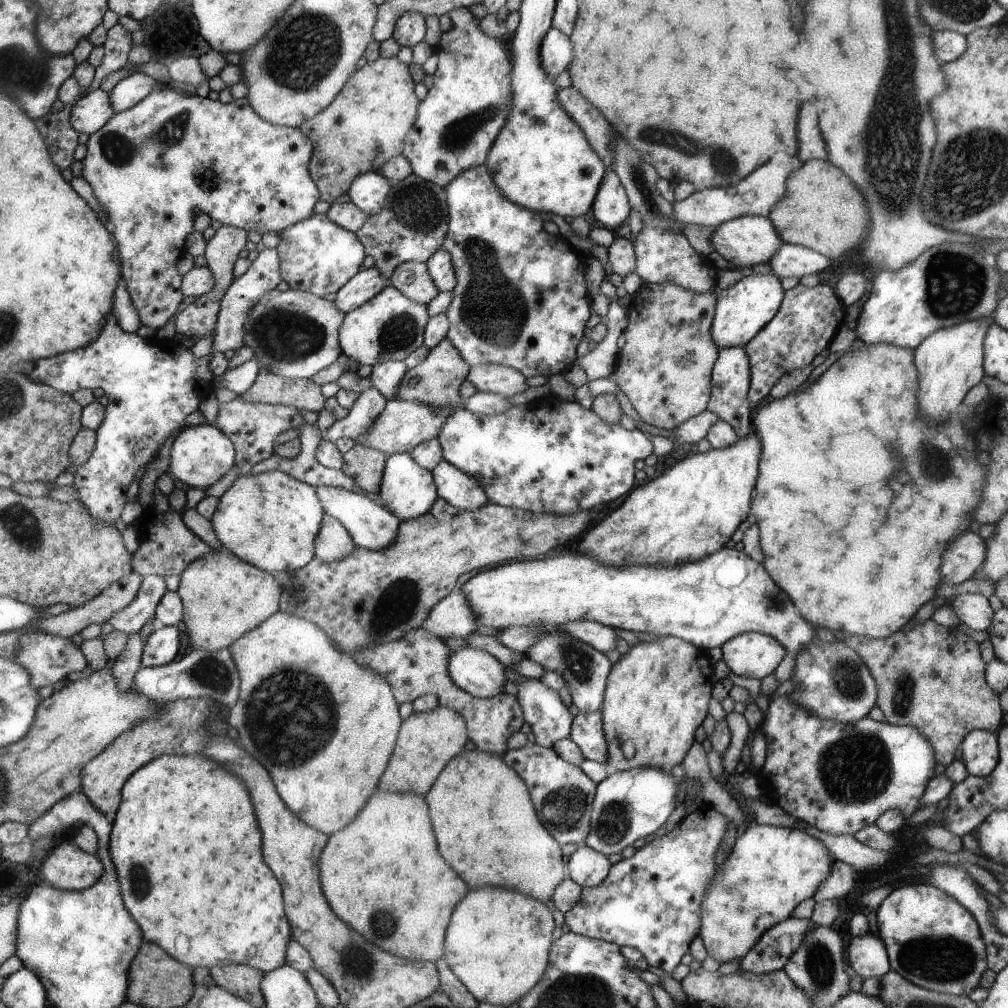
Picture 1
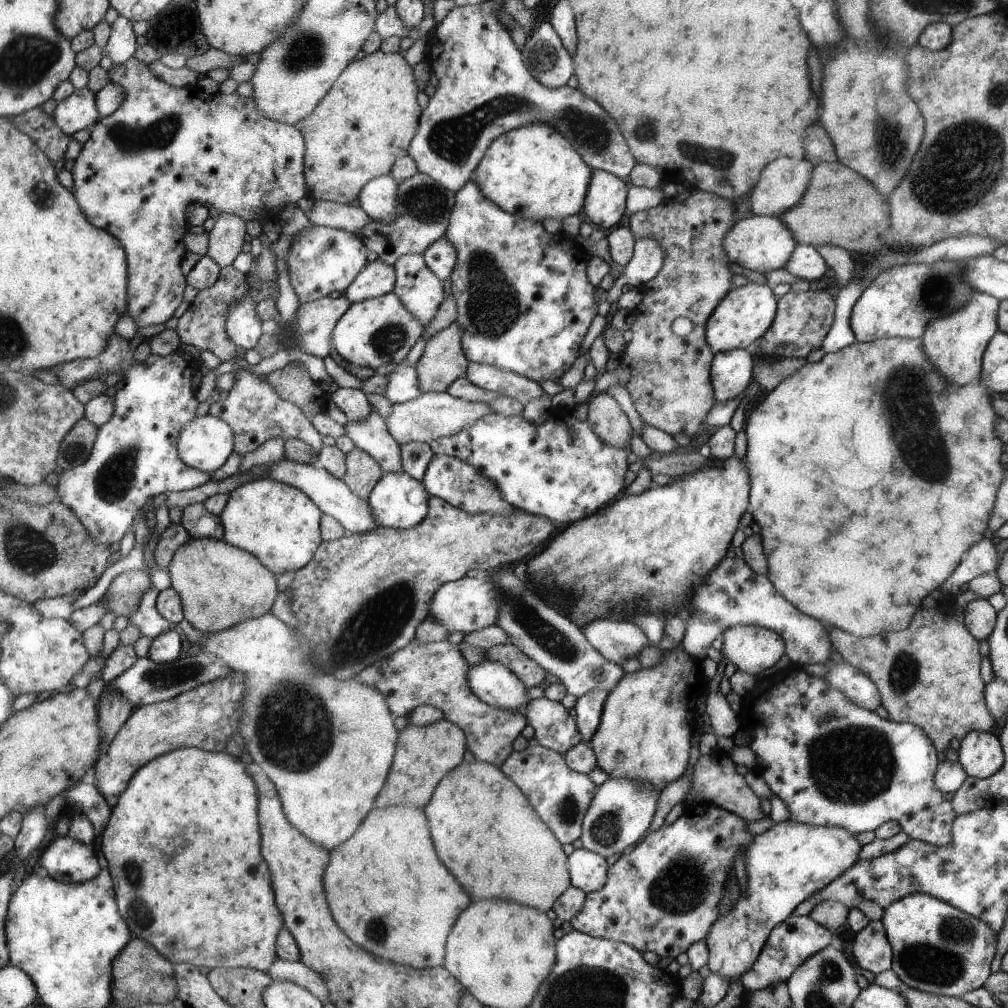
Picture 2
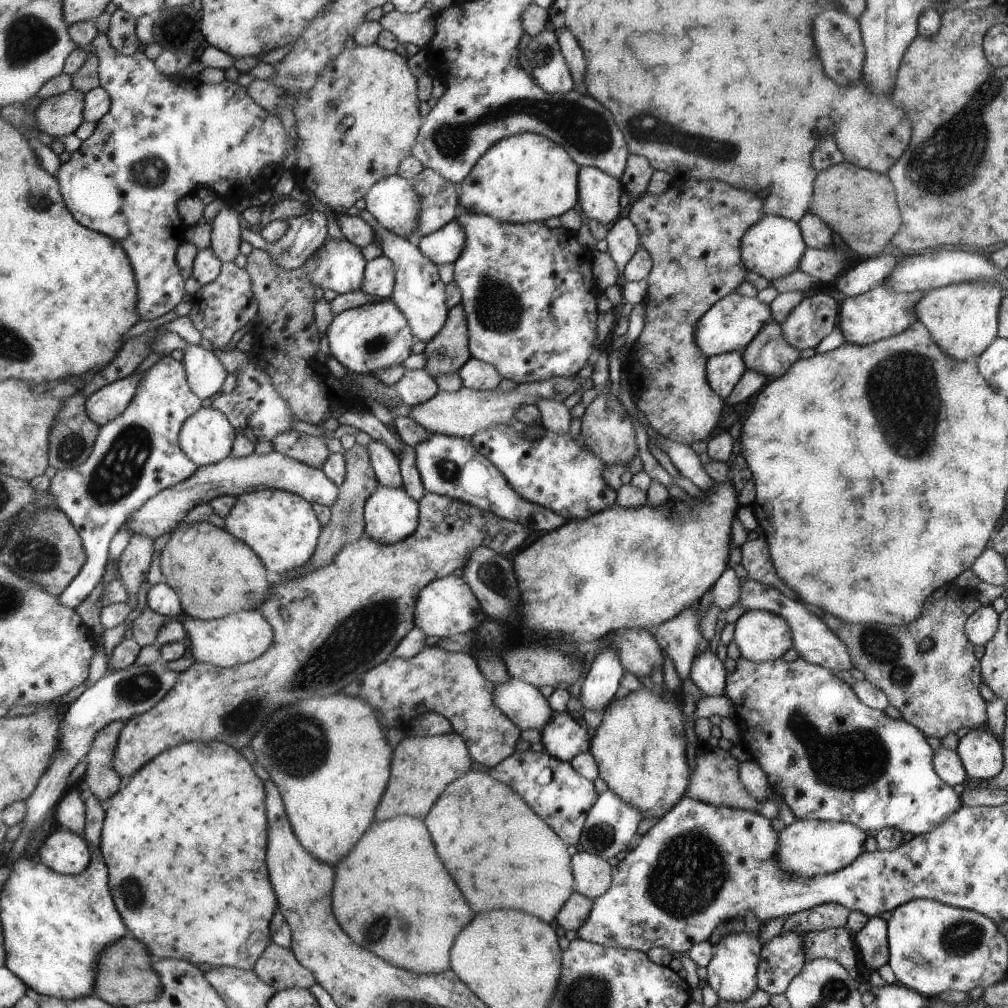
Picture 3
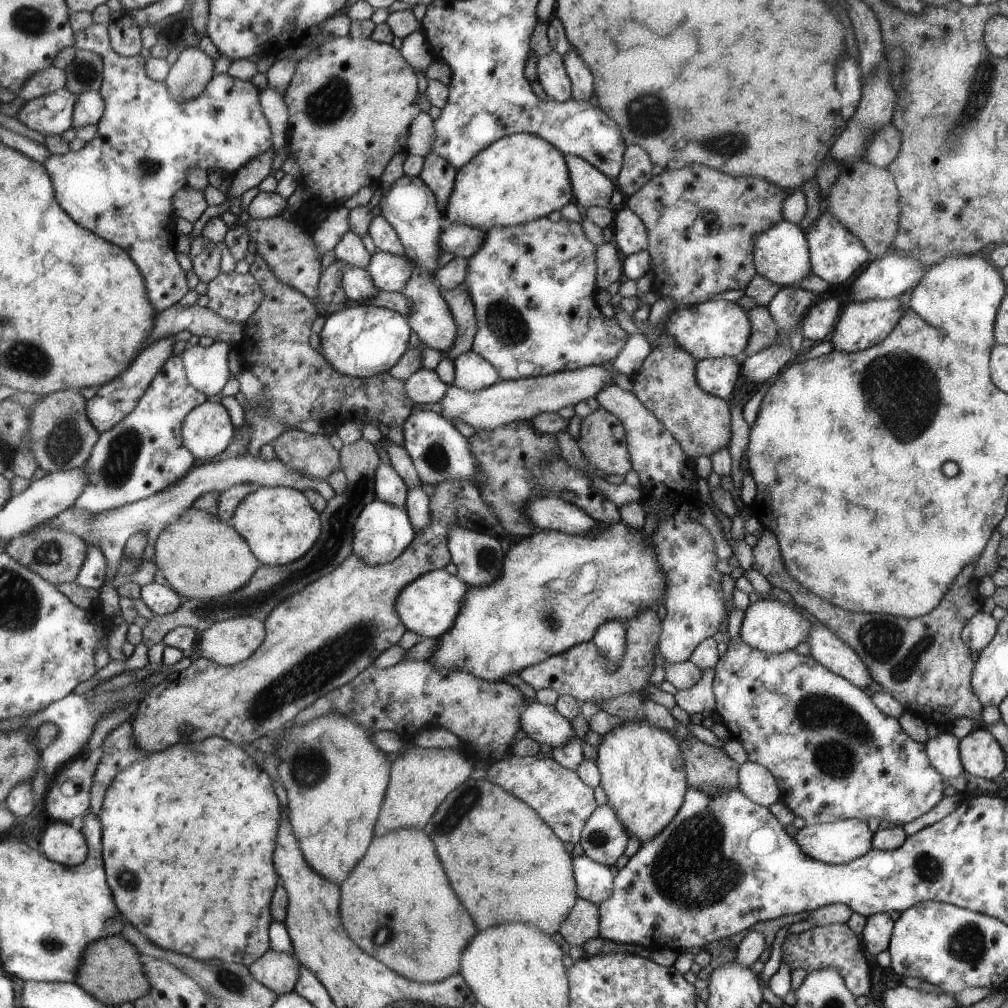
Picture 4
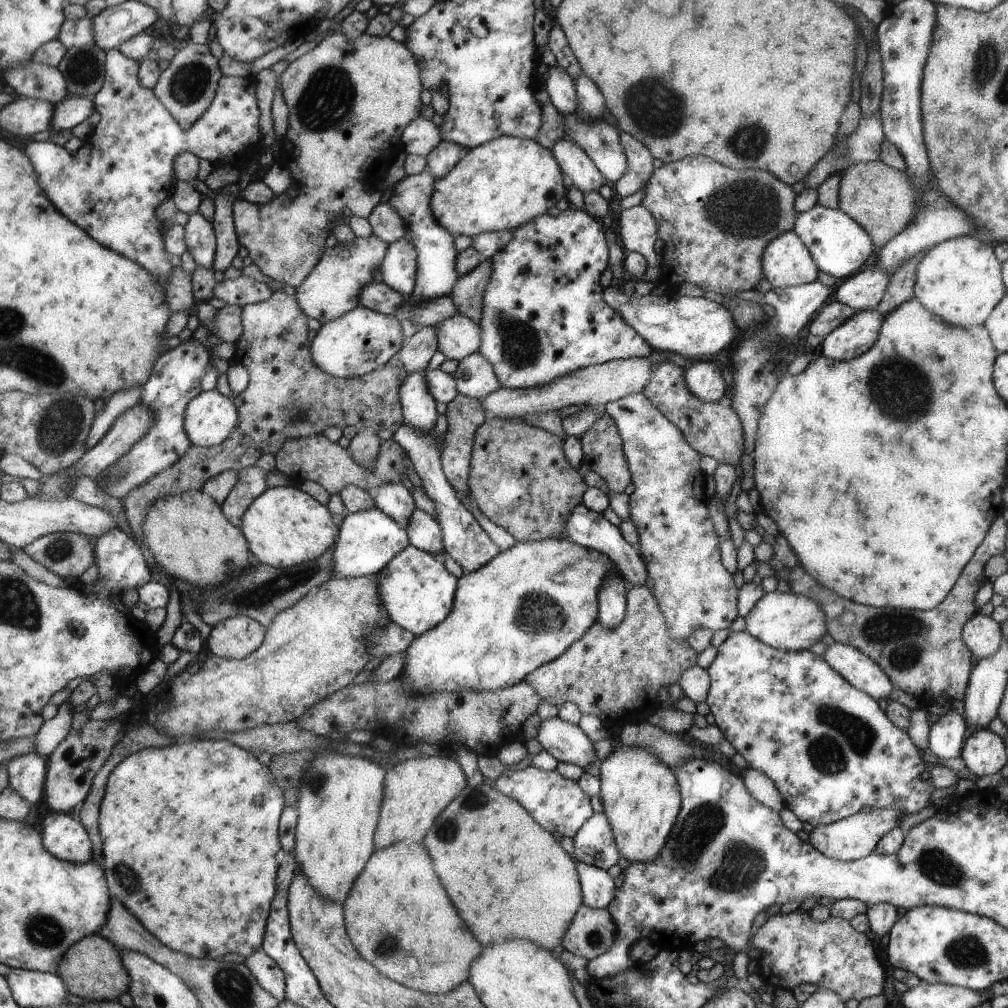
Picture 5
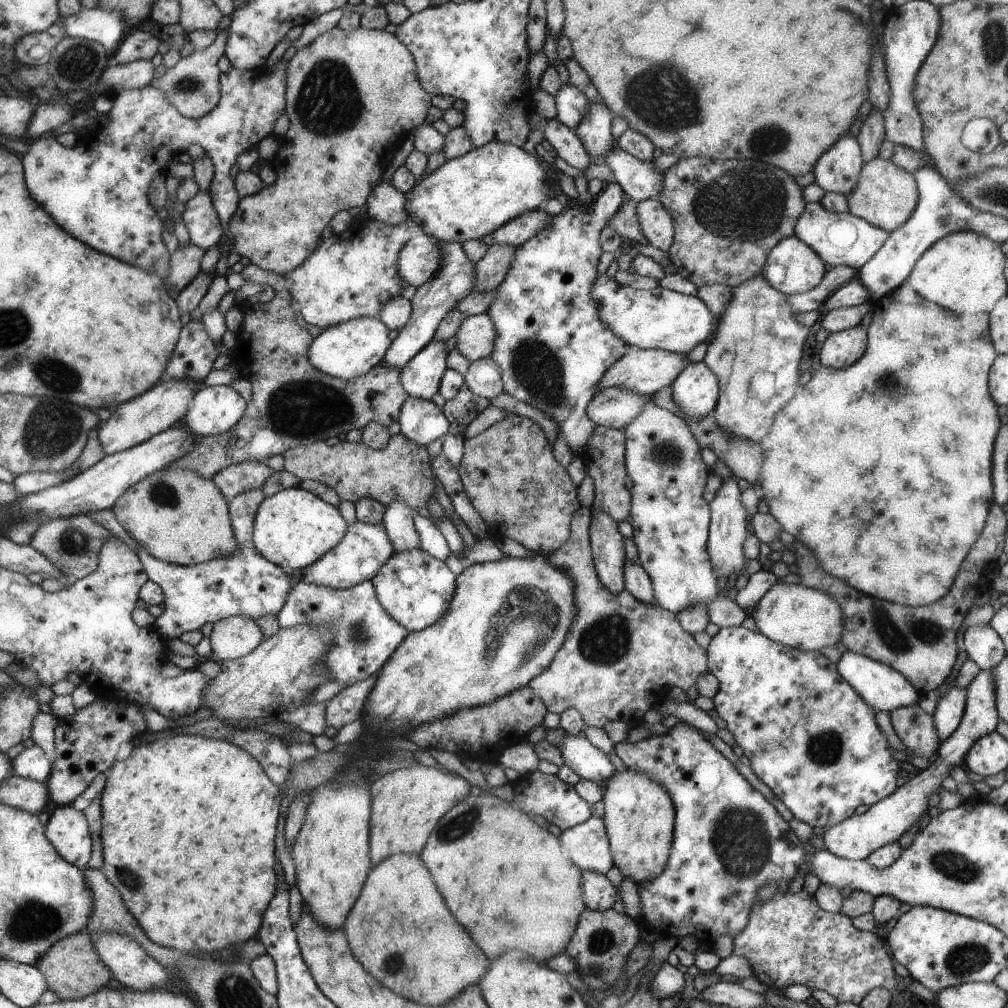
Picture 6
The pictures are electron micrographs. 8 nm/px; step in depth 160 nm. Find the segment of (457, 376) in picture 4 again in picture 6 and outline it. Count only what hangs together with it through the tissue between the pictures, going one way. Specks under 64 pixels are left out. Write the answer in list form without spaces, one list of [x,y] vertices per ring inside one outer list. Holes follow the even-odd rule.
[[[490,356],[471,361],[463,380],[473,394],[488,401],[503,392],[499,365]]]

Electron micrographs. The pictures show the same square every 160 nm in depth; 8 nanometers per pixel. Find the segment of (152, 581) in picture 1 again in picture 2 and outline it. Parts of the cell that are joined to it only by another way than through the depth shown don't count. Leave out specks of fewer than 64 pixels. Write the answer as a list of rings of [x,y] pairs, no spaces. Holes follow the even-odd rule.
[[[151,587],[145,595],[137,611],[129,618],[129,624],[133,623],[139,626],[143,635],[156,639],[167,631],[177,629],[176,623],[167,620],[157,608],[157,601],[160,590],[157,587]]]

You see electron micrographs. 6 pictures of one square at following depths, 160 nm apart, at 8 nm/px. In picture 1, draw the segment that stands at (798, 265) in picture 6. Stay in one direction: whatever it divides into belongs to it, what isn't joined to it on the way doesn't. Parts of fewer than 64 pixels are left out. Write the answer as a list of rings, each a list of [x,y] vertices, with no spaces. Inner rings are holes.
[[[743,215],[719,223],[710,240],[714,250],[725,260],[733,262],[738,269],[769,262],[783,244],[769,216],[759,215]]]

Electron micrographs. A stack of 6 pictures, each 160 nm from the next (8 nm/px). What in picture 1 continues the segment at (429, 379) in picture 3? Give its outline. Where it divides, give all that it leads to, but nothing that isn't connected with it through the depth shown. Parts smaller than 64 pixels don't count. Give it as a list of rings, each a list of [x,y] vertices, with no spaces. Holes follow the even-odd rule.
[[[383,361],[372,366],[369,378],[375,387],[387,401],[398,394],[398,388],[407,370],[404,361]]]

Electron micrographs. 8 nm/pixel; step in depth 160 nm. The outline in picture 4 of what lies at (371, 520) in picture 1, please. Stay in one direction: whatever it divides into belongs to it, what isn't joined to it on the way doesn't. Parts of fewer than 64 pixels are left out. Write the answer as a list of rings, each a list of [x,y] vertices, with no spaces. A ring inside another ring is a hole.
[[[246,453],[245,455],[236,456],[227,460],[213,461],[200,467],[193,466],[179,482],[150,497],[135,501],[133,504],[123,505],[122,507],[102,513],[92,513],[90,510],[73,505],[72,507],[66,508],[65,511],[59,513],[57,516],[42,522],[35,528],[51,527],[61,529],[62,531],[79,535],[89,545],[95,545],[102,549],[105,558],[107,558],[107,574],[105,574],[107,584],[101,587],[98,598],[101,604],[101,611],[108,617],[115,618],[121,614],[118,604],[119,596],[116,590],[109,584],[109,581],[113,576],[119,574],[118,566],[120,565],[124,548],[130,536],[141,531],[148,534],[150,539],[143,559],[145,561],[154,560],[155,562],[157,539],[169,523],[177,520],[188,508],[193,507],[195,501],[203,493],[219,491],[220,494],[223,494],[226,490],[241,483],[257,483],[261,487],[289,487],[299,489],[301,492],[311,489],[326,501],[334,495],[333,489],[327,484],[326,480],[310,479],[308,476],[299,474],[293,469],[288,469],[285,462],[277,458],[277,456],[275,459],[268,461],[261,455],[254,457],[250,453]]]

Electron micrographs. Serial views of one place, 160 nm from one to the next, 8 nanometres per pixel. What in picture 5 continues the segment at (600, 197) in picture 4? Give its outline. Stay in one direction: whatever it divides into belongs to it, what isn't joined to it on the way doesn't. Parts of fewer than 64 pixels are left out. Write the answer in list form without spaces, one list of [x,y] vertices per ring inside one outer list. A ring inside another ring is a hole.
[[[559,140],[551,146],[550,150],[571,186],[581,194],[599,190],[599,186],[603,184],[603,178],[597,166],[587,157],[582,148],[569,140]]]

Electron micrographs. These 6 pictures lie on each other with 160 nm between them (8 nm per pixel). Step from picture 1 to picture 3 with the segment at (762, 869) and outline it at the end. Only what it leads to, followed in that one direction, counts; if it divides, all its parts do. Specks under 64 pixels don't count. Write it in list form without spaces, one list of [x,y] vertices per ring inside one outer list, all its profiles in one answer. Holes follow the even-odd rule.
[[[797,819],[779,832],[778,850],[774,853],[774,859],[780,869],[799,878],[829,874],[846,867],[866,850],[865,835],[854,824]],[[743,928],[740,933],[724,936],[712,947],[712,957],[706,966],[706,981],[719,1000],[743,1002],[758,988],[758,954],[762,948],[758,937],[759,929],[755,933],[749,933]]]

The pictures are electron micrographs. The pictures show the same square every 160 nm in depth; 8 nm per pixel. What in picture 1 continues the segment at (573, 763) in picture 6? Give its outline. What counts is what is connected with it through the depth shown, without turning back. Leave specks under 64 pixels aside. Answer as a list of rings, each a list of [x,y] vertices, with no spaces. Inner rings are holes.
[[[467,646],[456,652],[448,653],[448,672],[451,680],[460,689],[468,692],[471,696],[482,699],[503,693],[503,686],[512,677],[494,656]]]

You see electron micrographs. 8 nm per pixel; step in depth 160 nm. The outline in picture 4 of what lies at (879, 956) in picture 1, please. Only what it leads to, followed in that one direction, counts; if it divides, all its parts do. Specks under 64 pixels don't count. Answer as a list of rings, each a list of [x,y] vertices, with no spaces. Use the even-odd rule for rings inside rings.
[[[875,913],[866,917],[862,936],[863,948],[875,956],[878,952],[886,950],[890,942],[890,932],[894,922],[887,913]]]

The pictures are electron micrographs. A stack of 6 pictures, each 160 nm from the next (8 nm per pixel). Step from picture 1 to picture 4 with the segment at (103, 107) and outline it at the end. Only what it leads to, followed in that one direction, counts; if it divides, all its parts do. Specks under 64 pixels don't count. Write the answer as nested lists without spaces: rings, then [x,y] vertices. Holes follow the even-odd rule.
[[[65,87],[52,95],[31,100],[19,111],[17,119],[44,136],[61,135],[73,128],[77,99],[78,96]]]

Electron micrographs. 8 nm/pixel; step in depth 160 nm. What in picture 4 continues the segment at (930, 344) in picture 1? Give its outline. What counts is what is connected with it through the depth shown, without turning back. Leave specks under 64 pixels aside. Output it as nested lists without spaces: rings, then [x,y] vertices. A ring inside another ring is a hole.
[[[949,253],[929,265],[918,280],[910,294],[910,310],[958,343],[993,346],[994,318],[1006,291],[999,269],[989,260]]]

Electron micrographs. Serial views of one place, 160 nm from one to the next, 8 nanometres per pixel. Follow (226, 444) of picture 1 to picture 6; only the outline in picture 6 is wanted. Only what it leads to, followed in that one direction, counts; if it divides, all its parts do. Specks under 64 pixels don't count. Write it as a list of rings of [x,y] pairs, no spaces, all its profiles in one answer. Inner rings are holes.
[[[231,385],[203,387],[193,399],[192,407],[183,422],[189,425],[197,436],[225,434],[246,415],[248,400]]]

